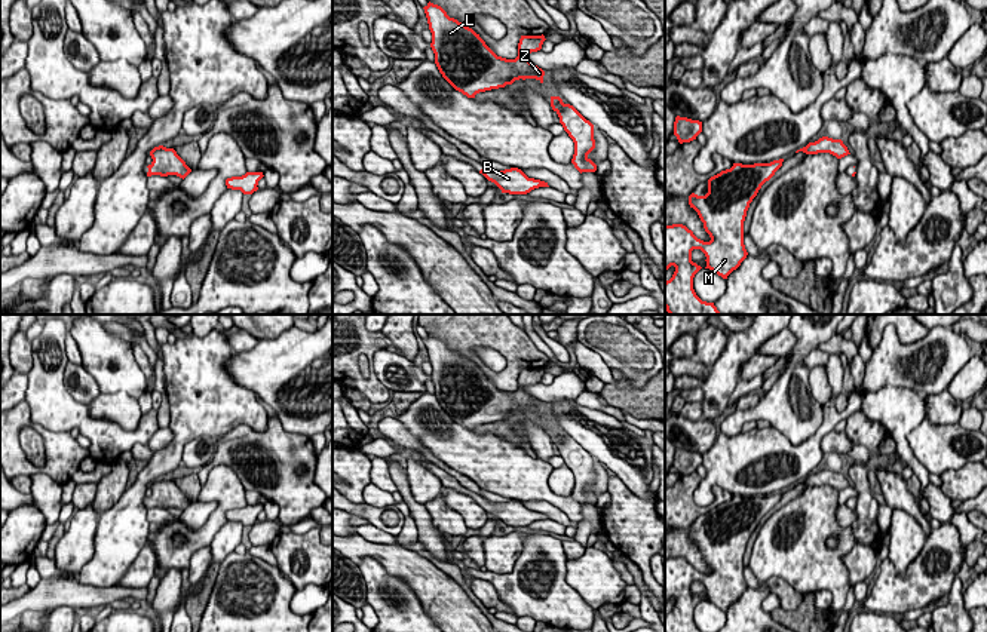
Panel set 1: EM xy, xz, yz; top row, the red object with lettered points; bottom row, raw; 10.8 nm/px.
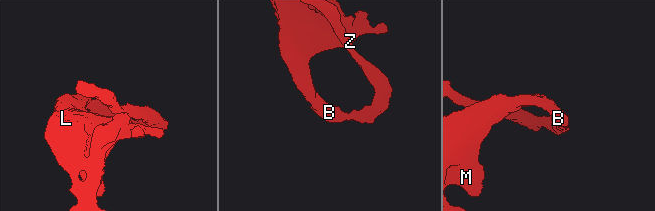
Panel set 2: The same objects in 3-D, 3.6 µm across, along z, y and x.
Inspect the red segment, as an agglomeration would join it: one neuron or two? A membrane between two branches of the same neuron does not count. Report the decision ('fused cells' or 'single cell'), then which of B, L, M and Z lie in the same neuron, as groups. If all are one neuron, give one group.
single cell | B L M Z

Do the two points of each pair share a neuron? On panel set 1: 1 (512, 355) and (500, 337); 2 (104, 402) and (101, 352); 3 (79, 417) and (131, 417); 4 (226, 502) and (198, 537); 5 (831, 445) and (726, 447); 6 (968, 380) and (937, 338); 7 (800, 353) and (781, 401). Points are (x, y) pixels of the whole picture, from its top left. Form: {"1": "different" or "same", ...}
{"1": "same", "2": "different", "3": "different", "4": "same", "5": "different", "6": "different", "7": "same"}

